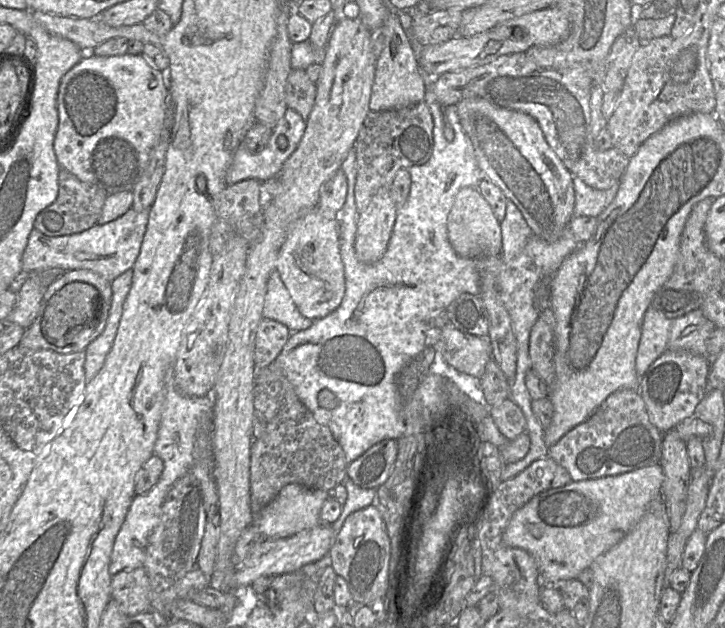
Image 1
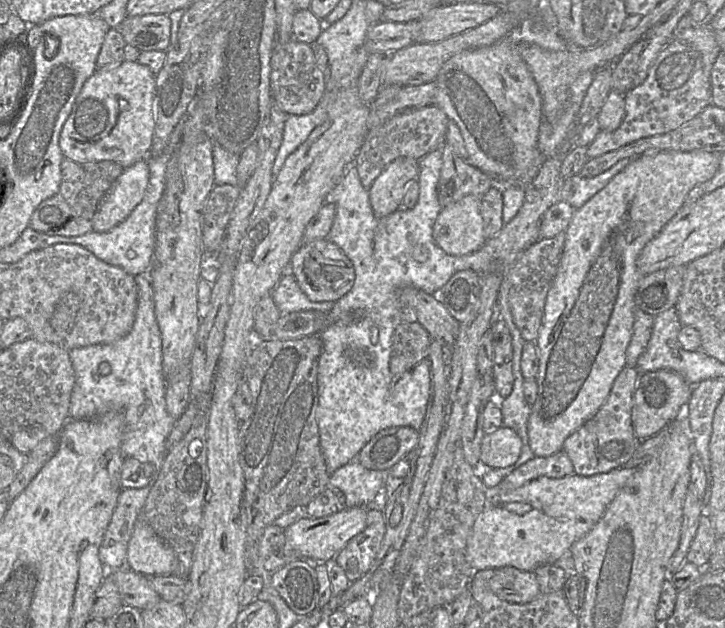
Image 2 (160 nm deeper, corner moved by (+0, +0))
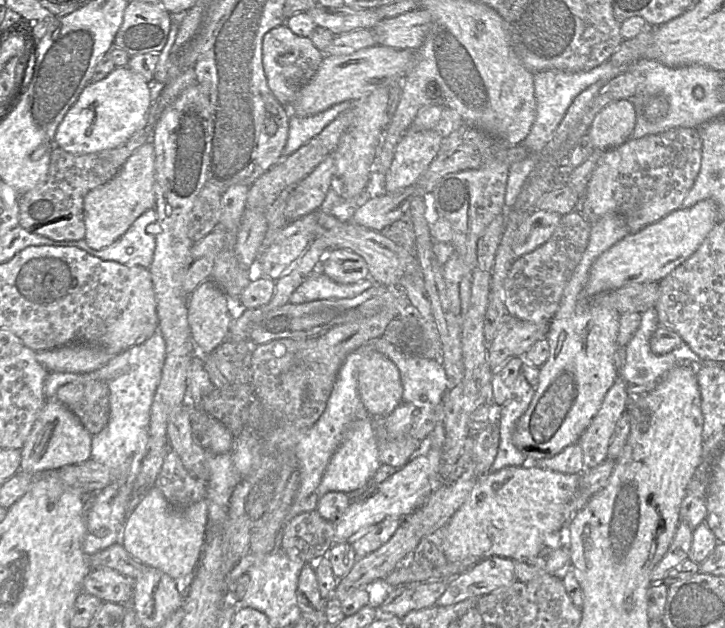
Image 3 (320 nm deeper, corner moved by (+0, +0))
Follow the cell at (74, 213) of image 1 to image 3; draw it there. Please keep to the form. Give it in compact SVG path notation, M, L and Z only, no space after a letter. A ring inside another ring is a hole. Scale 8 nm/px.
M150 129L135 132L118 147L89 154L72 154L55 146L45 179L20 195L19 225L27 231L55 241L77 241L85 238L84 198L92 189L110 181L126 160L150 140Z

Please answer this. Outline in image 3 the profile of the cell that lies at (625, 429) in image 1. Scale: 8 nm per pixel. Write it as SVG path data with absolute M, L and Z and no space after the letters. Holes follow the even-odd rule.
M619 376L605 395L602 405L578 443L583 451L584 469L591 469L608 459L608 447L616 424L627 410L630 395Z

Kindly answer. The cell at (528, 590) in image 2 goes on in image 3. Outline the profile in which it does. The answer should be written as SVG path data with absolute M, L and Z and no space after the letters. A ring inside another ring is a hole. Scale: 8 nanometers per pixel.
M492 556L452 578L436 604L450 606L468 598L480 598L515 581L513 560Z

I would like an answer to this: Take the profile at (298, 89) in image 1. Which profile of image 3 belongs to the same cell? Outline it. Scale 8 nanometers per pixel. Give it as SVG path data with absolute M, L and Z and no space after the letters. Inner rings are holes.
M286 24L273 28L263 39L263 67L268 86L280 104L289 108L299 91L314 77L324 54L308 37L294 34Z

